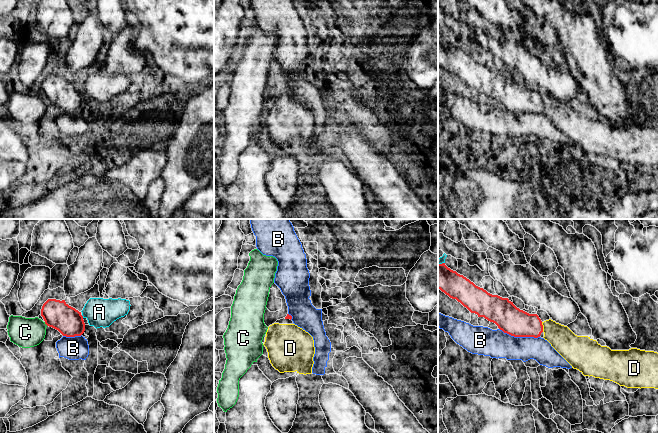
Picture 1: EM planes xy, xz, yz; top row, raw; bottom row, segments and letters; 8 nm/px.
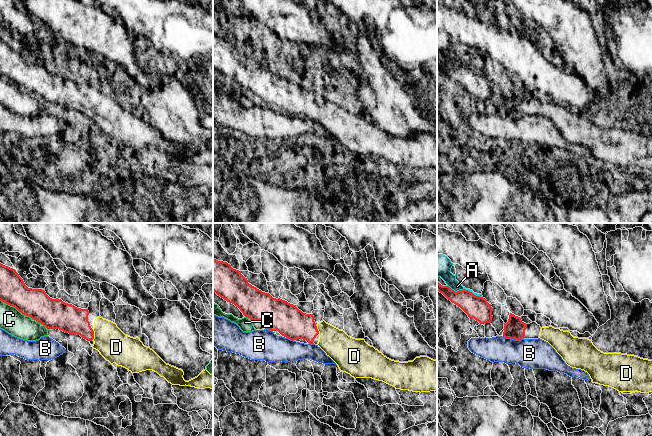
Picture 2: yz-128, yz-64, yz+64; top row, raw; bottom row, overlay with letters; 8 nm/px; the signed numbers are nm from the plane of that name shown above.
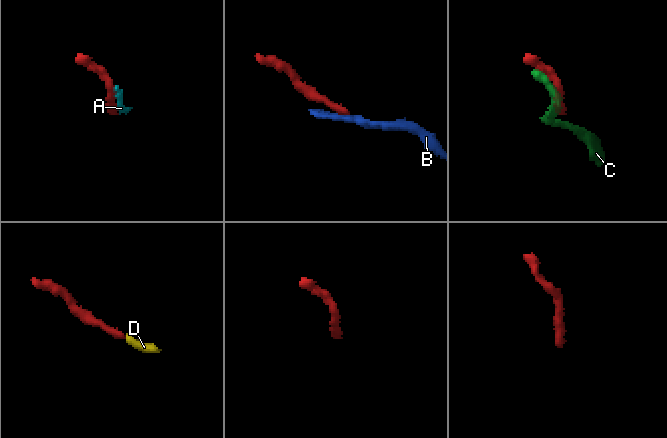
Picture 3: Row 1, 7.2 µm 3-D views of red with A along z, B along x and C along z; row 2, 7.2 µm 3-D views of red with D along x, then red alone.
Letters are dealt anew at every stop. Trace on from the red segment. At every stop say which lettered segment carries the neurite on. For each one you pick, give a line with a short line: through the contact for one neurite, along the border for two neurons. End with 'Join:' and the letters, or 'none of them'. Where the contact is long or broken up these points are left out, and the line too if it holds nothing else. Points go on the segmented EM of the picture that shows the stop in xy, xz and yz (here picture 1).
Join: D

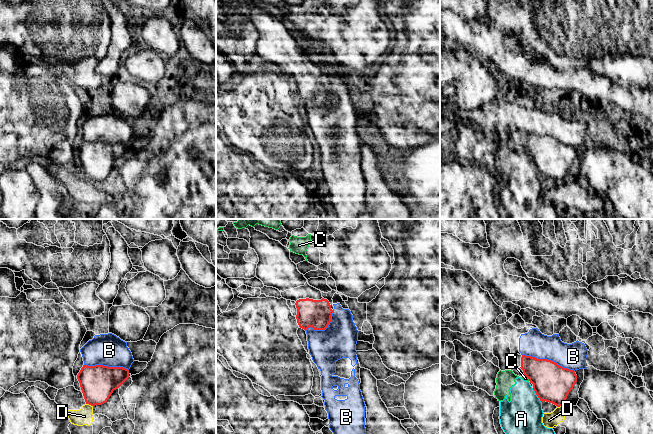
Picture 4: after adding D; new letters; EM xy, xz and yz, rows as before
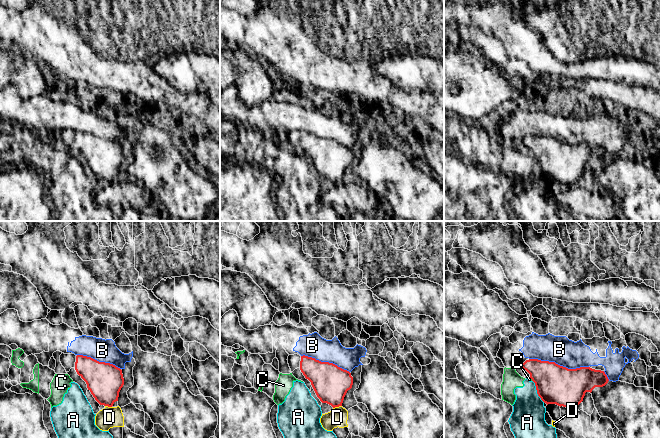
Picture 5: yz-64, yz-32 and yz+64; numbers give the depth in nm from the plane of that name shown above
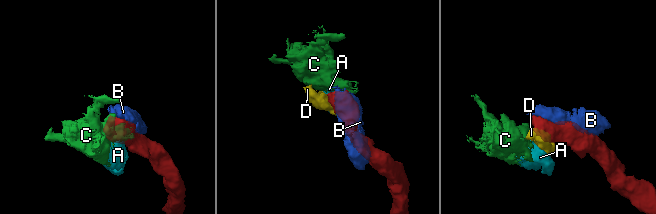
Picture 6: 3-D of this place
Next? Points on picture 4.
Join: none of them

